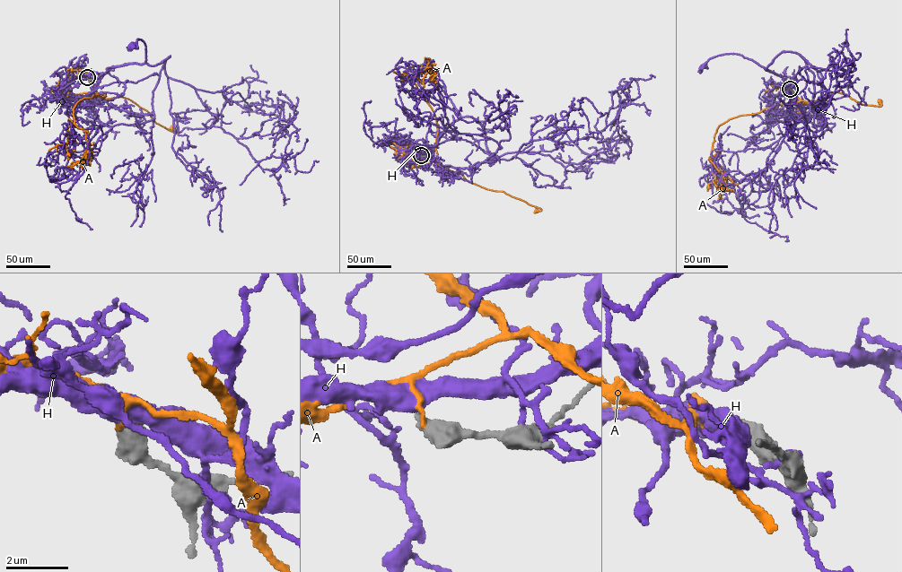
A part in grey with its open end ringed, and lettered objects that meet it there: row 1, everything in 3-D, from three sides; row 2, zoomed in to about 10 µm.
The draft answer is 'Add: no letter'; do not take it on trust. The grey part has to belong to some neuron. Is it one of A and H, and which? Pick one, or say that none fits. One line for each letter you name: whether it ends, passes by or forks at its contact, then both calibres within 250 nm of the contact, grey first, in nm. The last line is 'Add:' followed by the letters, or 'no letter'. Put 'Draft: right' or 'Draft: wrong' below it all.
Add: no letter
Draft: right

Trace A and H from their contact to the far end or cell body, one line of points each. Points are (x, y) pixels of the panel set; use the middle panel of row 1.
A: (421, 155), (424, 153), (436, 160), (450, 170), (460, 173), (470, 182), (503, 192), (541, 210), (536, 211)
H: (421, 155), (432, 151), (447, 126), (460, 116), (427, 64)

